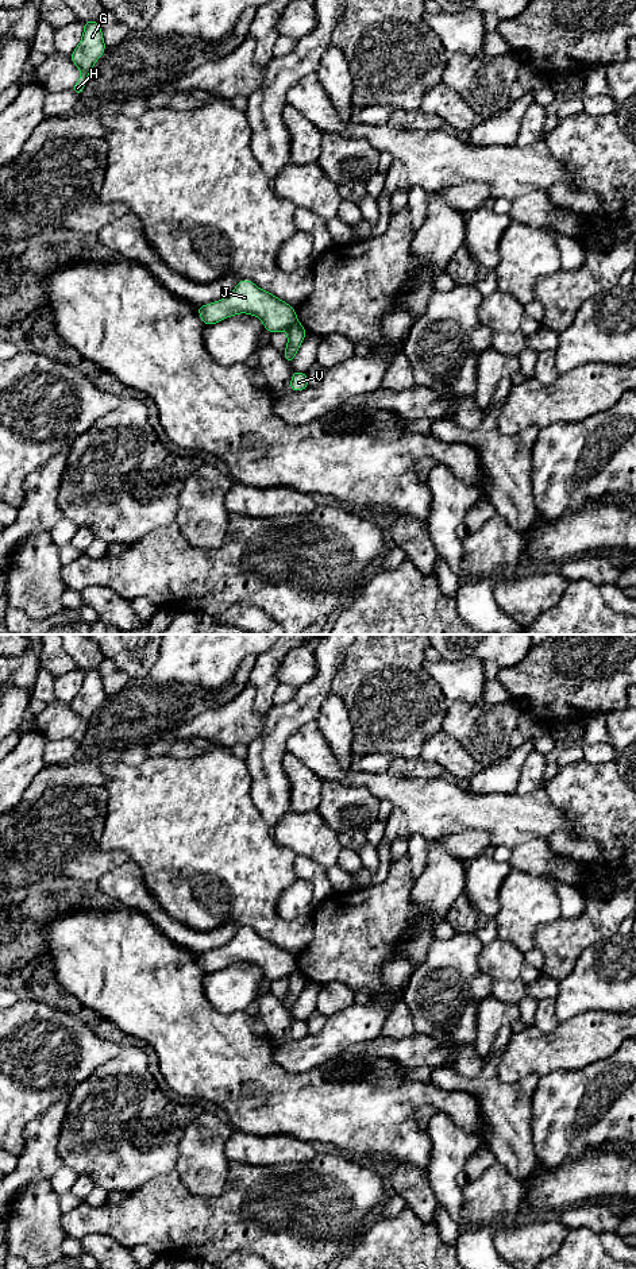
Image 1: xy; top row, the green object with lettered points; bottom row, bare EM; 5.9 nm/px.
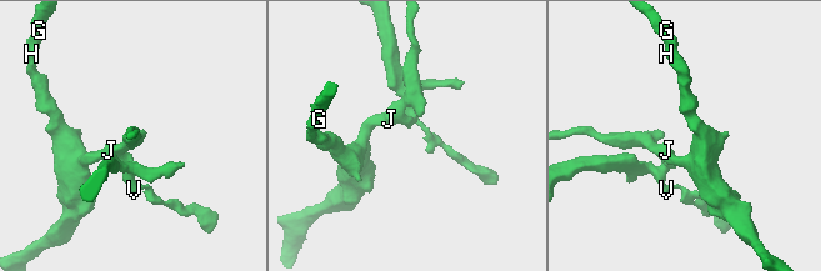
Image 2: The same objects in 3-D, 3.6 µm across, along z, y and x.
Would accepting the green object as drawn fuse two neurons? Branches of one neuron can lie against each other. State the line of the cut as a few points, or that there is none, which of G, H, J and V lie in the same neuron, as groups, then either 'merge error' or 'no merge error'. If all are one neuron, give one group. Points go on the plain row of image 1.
cut in xy along (296, 968), (288, 979); G H J / V; merge error

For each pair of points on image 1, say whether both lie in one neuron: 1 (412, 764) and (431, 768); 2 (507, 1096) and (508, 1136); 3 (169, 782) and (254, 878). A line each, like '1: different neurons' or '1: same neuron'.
1: same neuron
2: same neuron
3: same neuron

